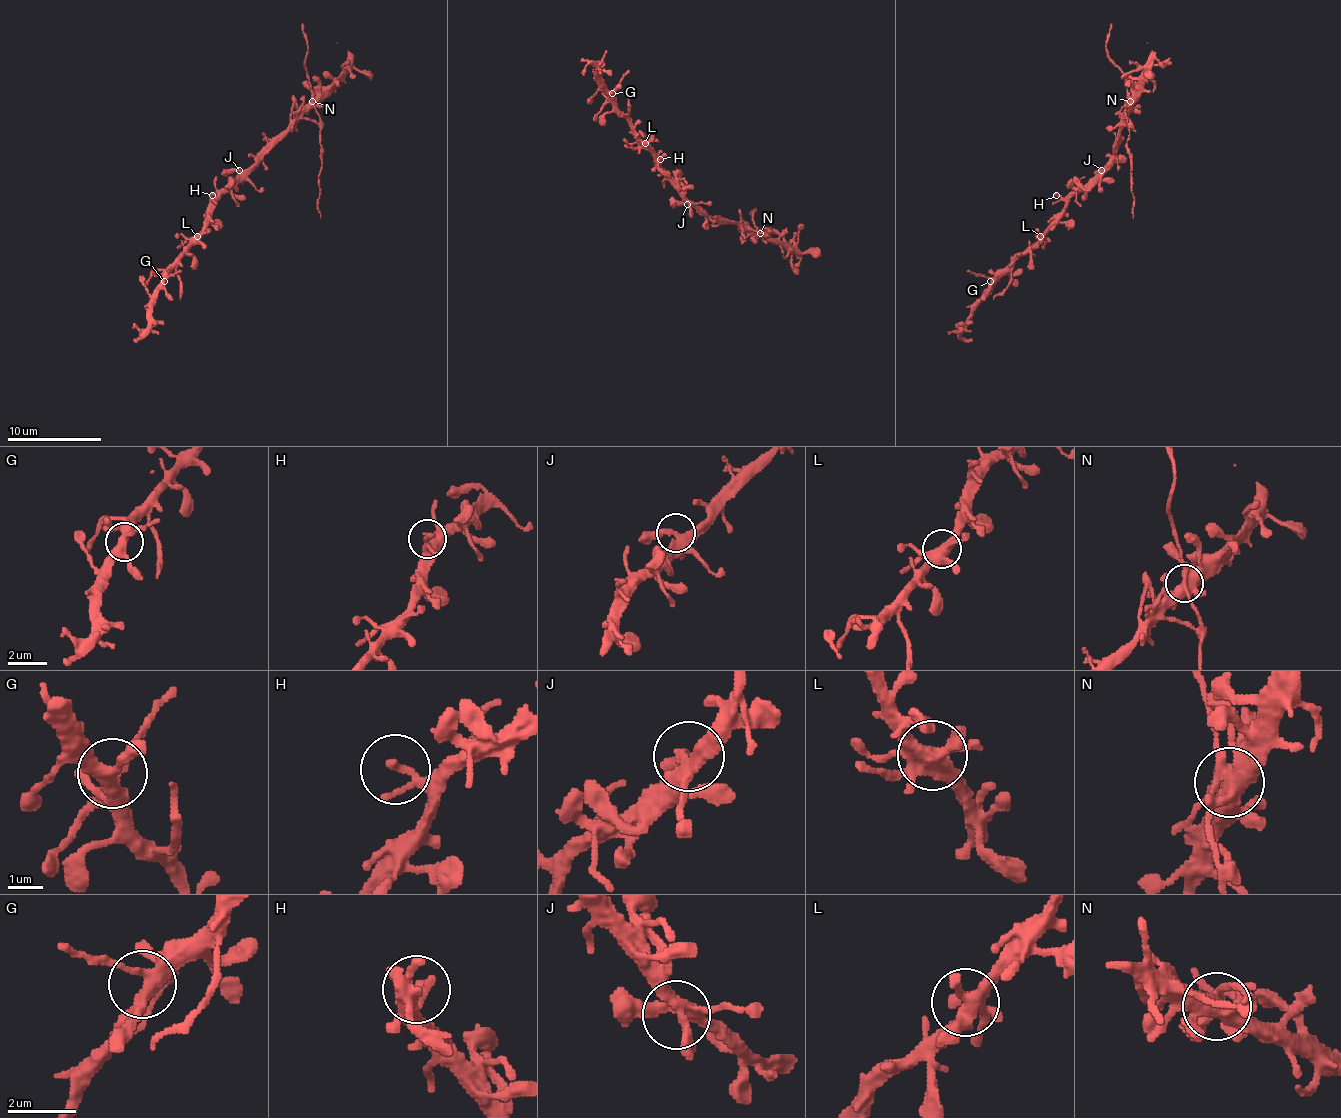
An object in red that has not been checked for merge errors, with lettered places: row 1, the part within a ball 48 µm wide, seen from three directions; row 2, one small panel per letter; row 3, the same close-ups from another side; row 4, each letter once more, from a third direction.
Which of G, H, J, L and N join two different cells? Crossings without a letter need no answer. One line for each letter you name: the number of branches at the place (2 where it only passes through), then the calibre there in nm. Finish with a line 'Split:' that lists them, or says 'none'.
N: branches 6; calibre 480 nm
Split: N

